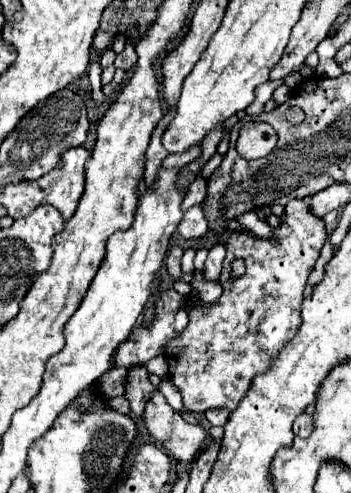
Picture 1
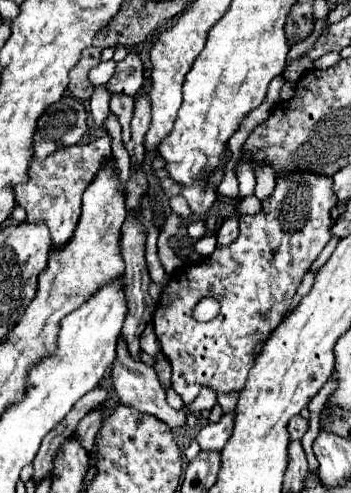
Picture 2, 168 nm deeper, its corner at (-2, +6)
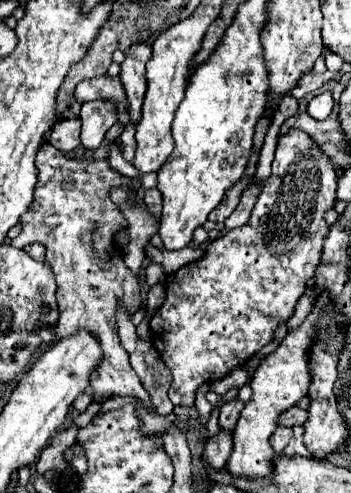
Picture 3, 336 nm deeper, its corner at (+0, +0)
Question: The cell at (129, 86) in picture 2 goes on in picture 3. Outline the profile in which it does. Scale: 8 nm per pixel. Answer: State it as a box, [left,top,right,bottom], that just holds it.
[79,100,117,150]

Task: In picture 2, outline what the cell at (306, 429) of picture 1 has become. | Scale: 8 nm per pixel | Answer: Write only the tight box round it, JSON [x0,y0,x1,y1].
[289,414,309,440]

